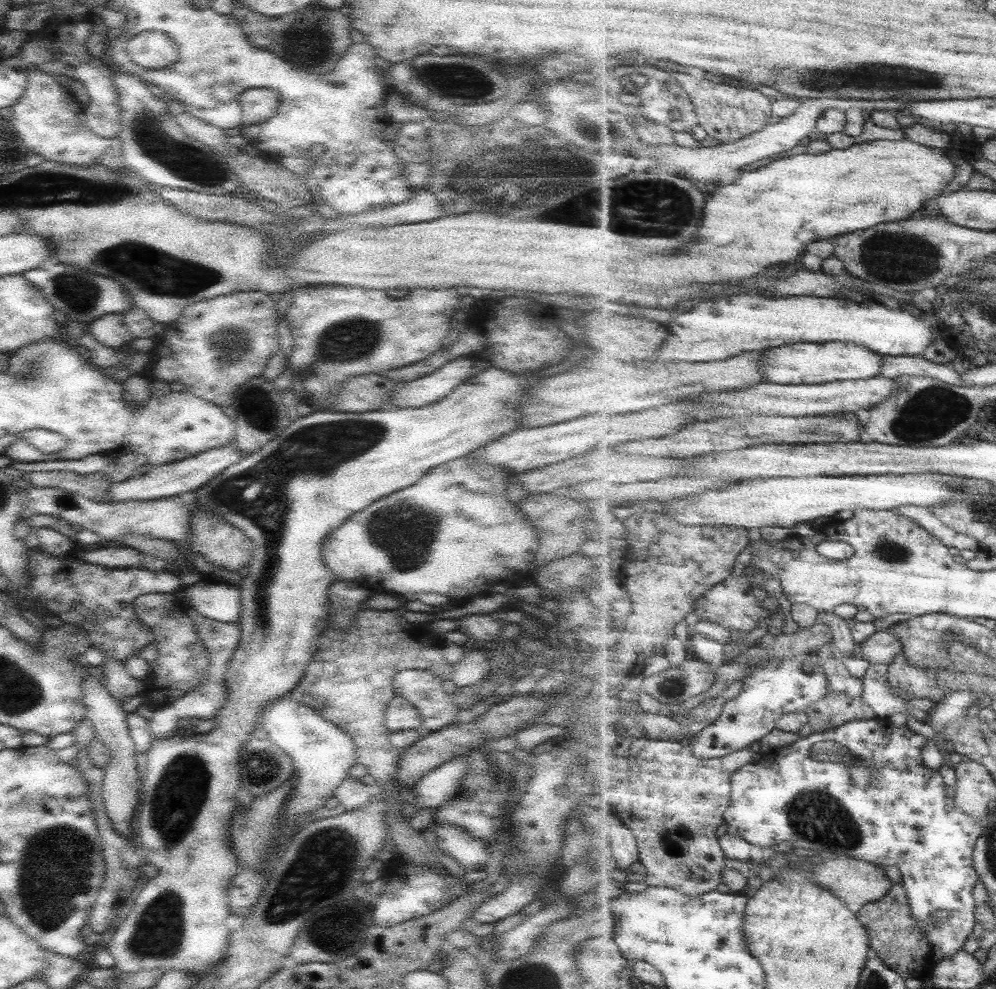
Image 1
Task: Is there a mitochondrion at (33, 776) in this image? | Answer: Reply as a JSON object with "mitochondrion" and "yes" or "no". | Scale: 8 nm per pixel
{"mitochondrion":"no"}

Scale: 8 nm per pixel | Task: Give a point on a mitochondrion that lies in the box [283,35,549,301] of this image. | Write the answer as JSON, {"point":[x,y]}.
{"point":[445,78]}

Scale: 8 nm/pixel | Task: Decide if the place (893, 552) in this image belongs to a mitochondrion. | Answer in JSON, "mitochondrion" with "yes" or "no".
{"mitochondrion":"yes"}

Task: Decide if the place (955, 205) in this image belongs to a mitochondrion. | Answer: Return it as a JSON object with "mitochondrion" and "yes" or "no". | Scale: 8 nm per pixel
{"mitochondrion":"no"}

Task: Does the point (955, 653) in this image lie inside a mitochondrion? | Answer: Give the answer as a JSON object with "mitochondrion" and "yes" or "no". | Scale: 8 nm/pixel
{"mitochondrion":"yes"}

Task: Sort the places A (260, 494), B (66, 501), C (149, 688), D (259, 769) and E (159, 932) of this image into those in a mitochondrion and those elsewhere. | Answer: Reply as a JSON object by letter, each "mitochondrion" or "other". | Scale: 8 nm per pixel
{"A":"mitochondrion","B":"other","C":"other","D":"mitochondrion","E":"mitochondrion"}

